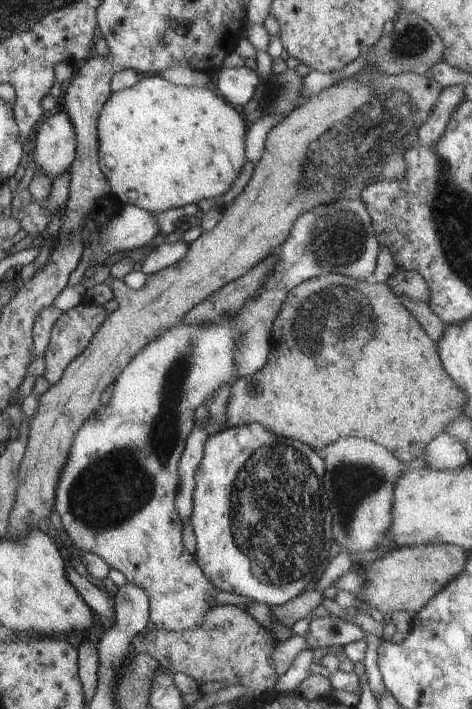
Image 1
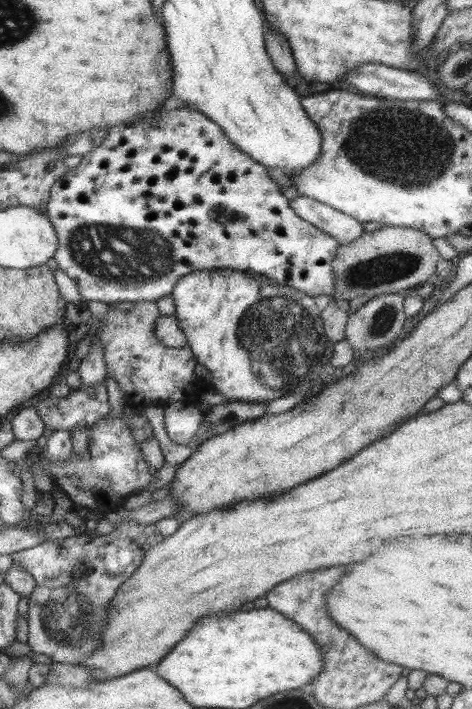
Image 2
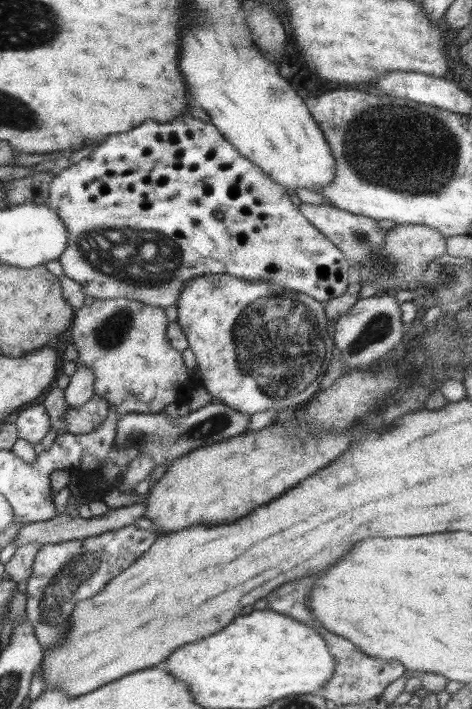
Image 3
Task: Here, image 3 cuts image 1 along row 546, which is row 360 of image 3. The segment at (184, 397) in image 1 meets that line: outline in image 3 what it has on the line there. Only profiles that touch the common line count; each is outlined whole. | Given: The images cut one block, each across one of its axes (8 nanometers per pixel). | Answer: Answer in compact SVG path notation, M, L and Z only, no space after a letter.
M126 298L96 299L91 306L75 310L70 332L72 344L79 351L76 364L90 367L95 372L95 393L103 396L108 406L112 406L119 415L162 413L168 404L186 401L191 375L186 371L182 353L174 349L166 337L168 323L162 308Z

